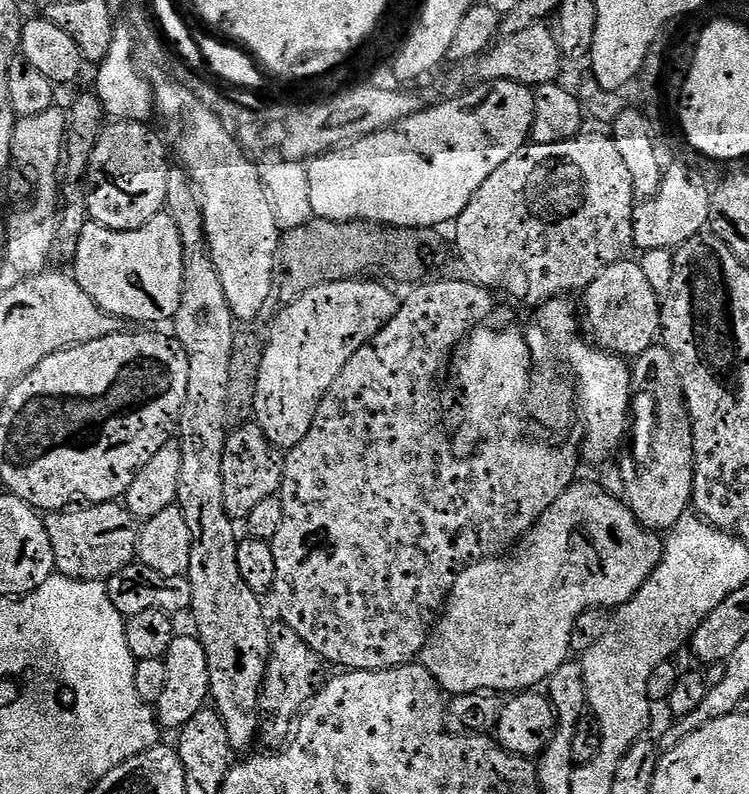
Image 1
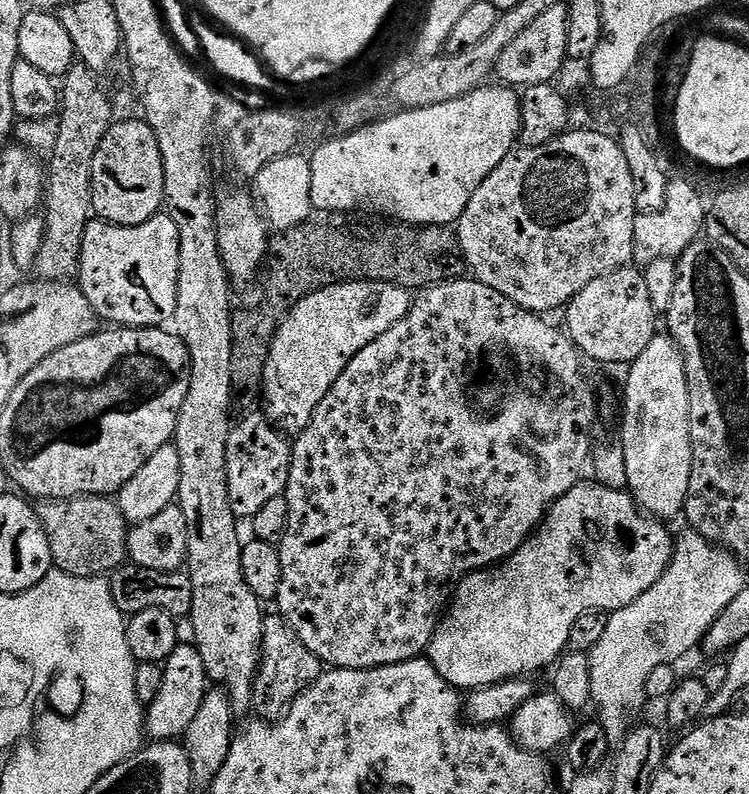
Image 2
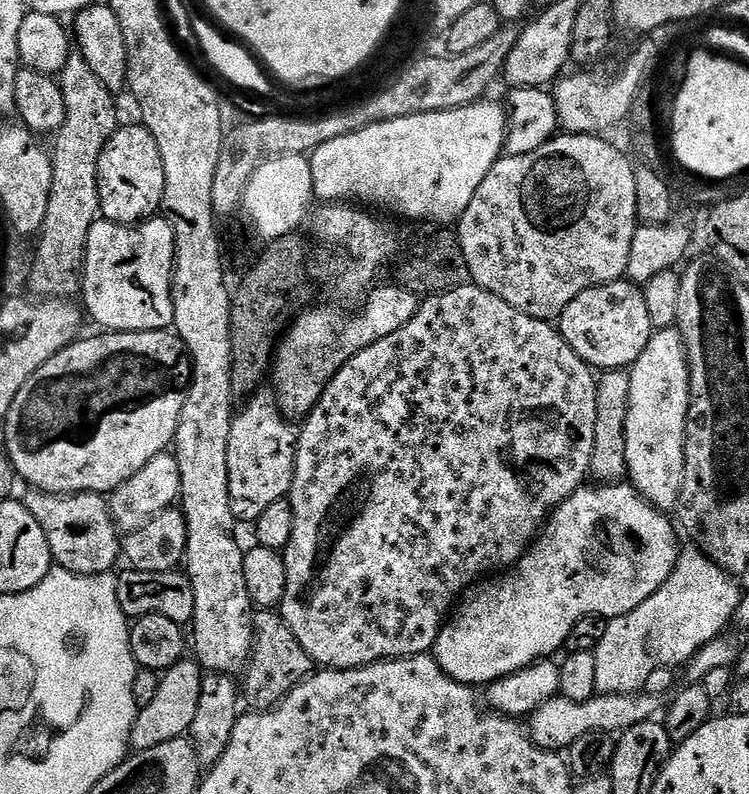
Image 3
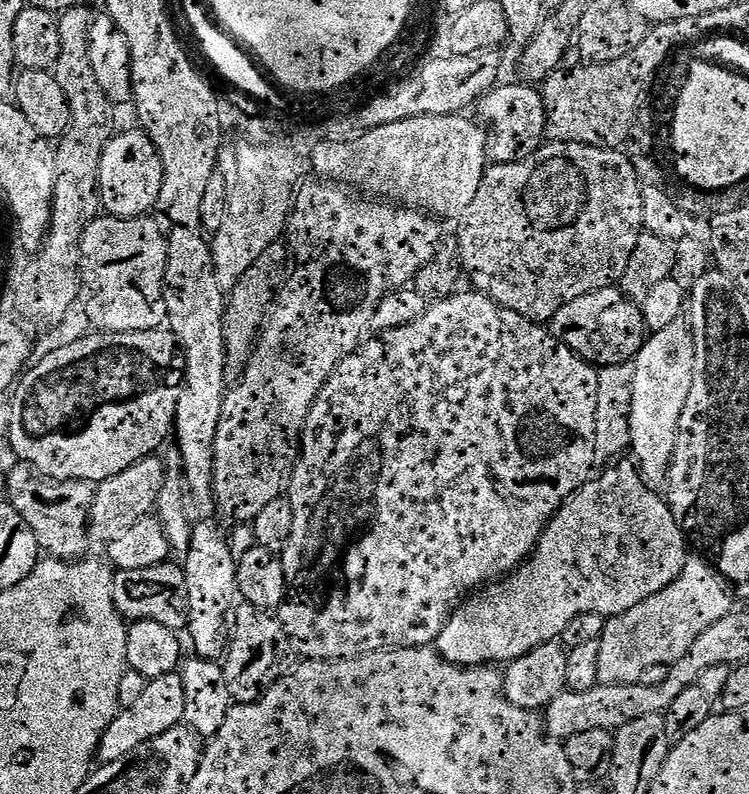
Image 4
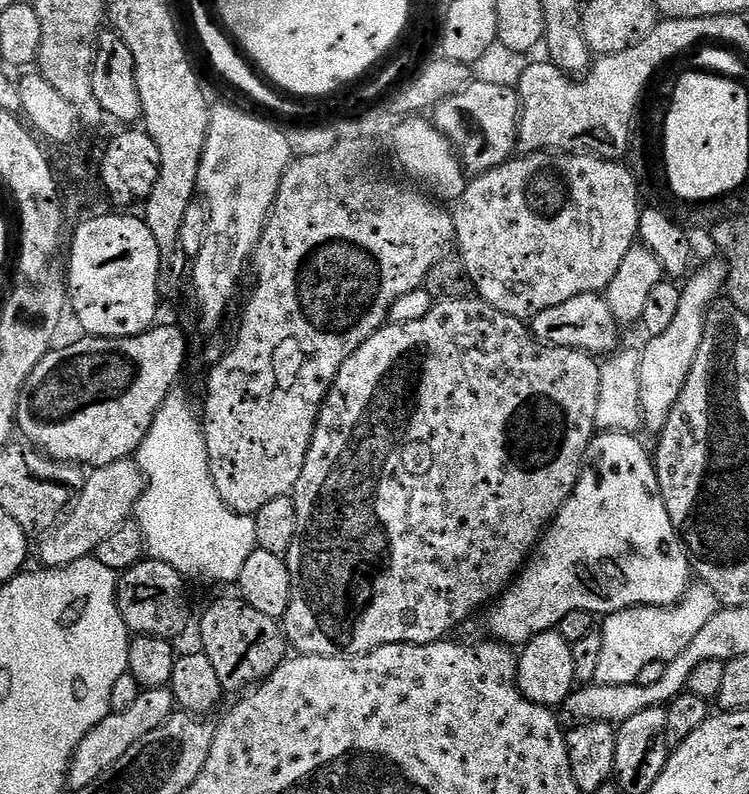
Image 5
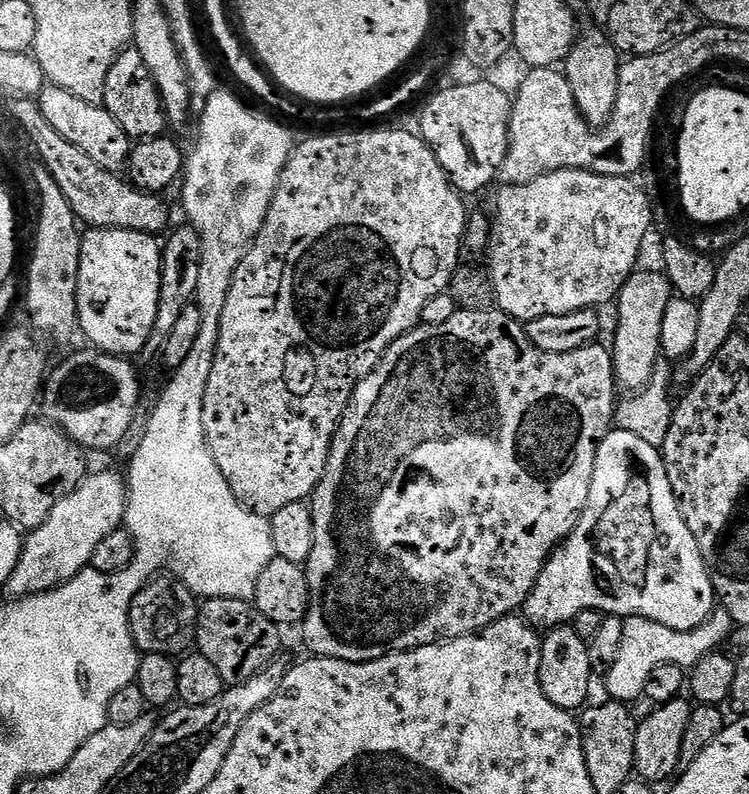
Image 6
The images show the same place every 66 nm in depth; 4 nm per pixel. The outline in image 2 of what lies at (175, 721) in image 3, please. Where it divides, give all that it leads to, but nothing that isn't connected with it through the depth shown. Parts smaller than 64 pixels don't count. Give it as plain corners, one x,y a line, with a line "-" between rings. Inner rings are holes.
192,642
177,644
174,654
170,654
162,667
162,690
158,690
158,698
154,698
154,702
146,708
146,736
152,742
176,742
183,737
190,722
194,722
198,710
202,710
210,681
206,662
202,662
202,654

